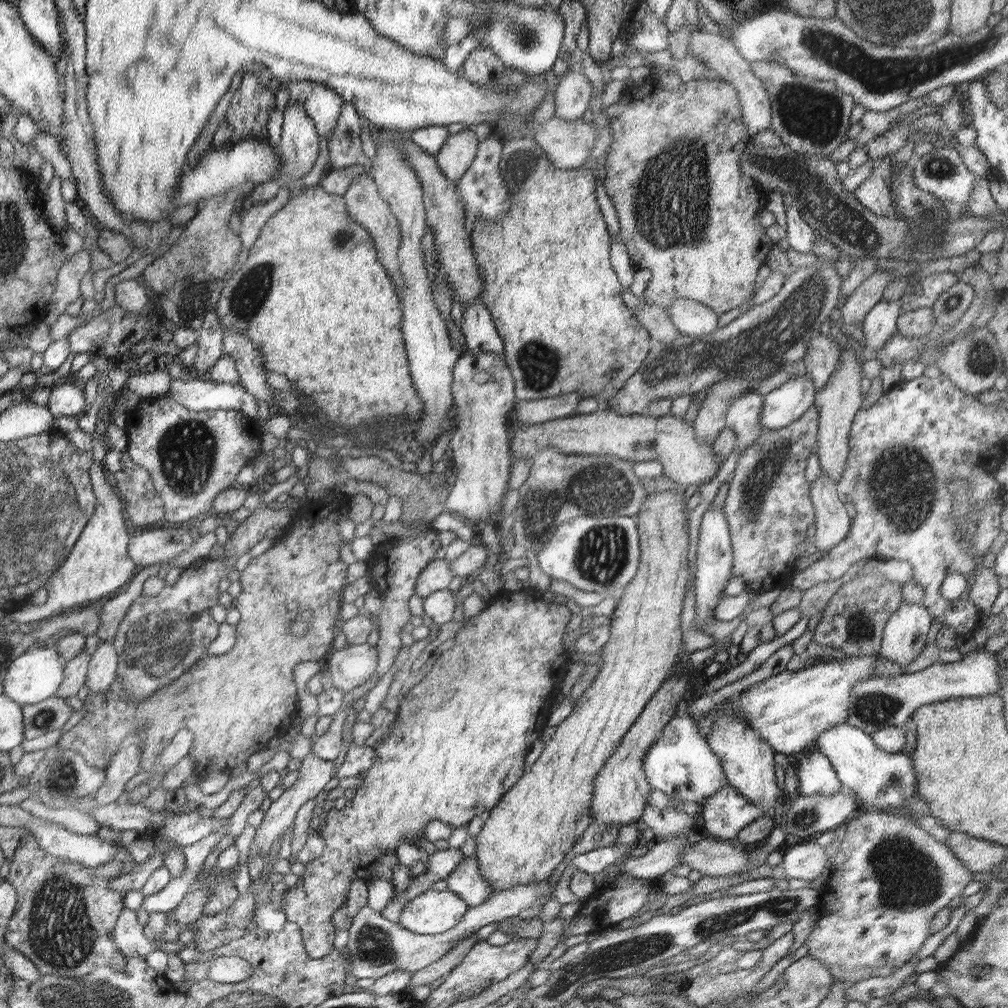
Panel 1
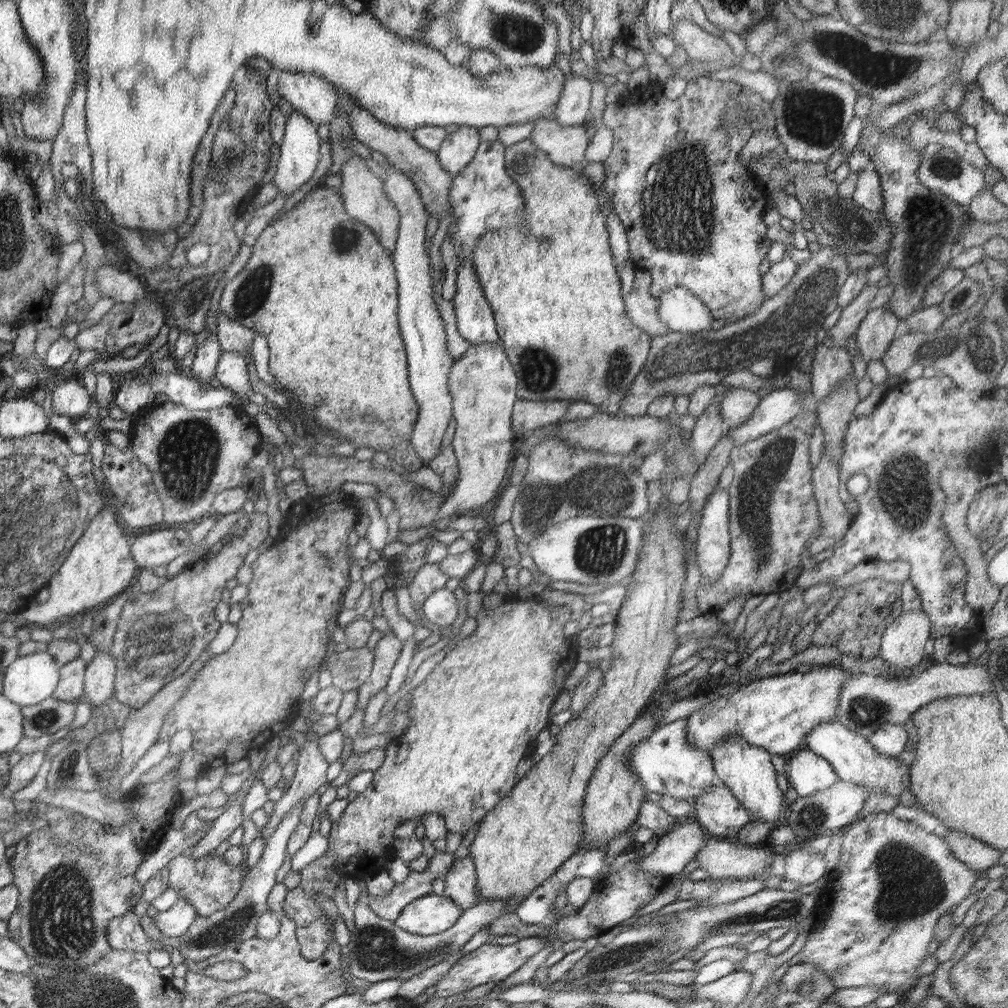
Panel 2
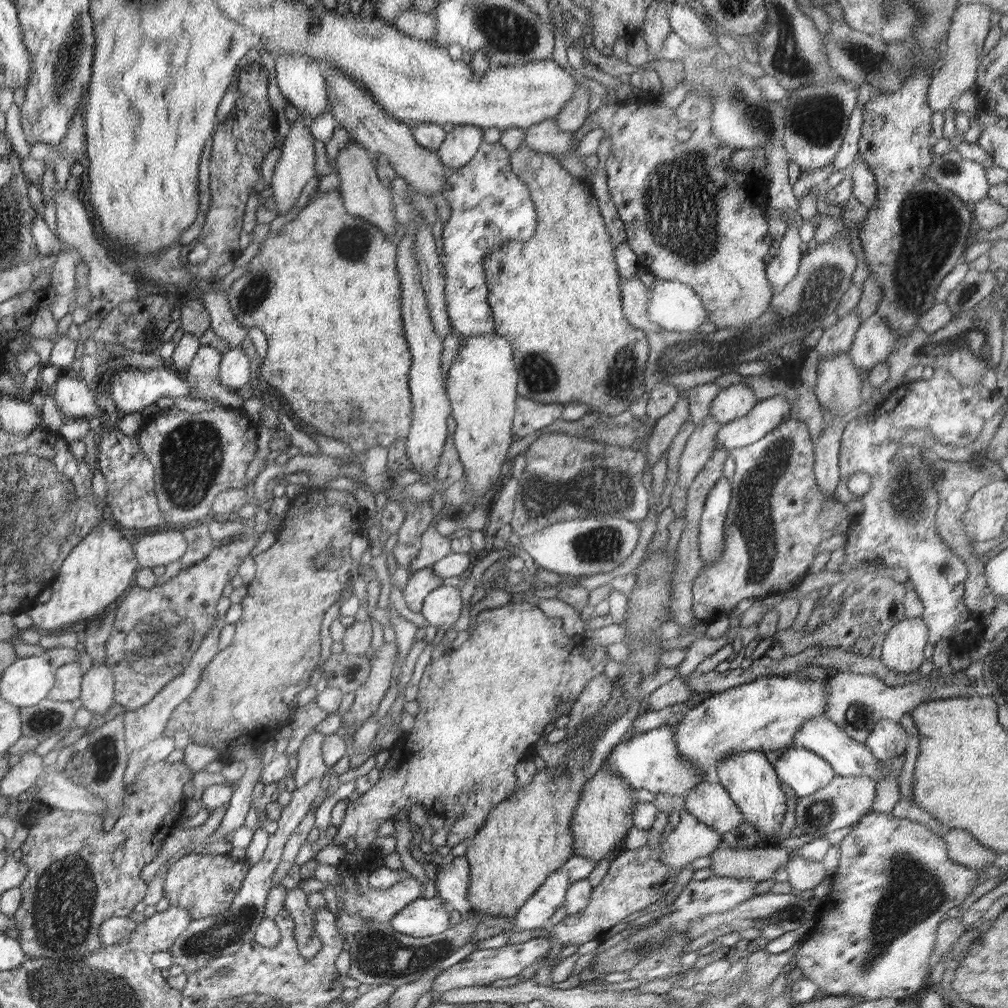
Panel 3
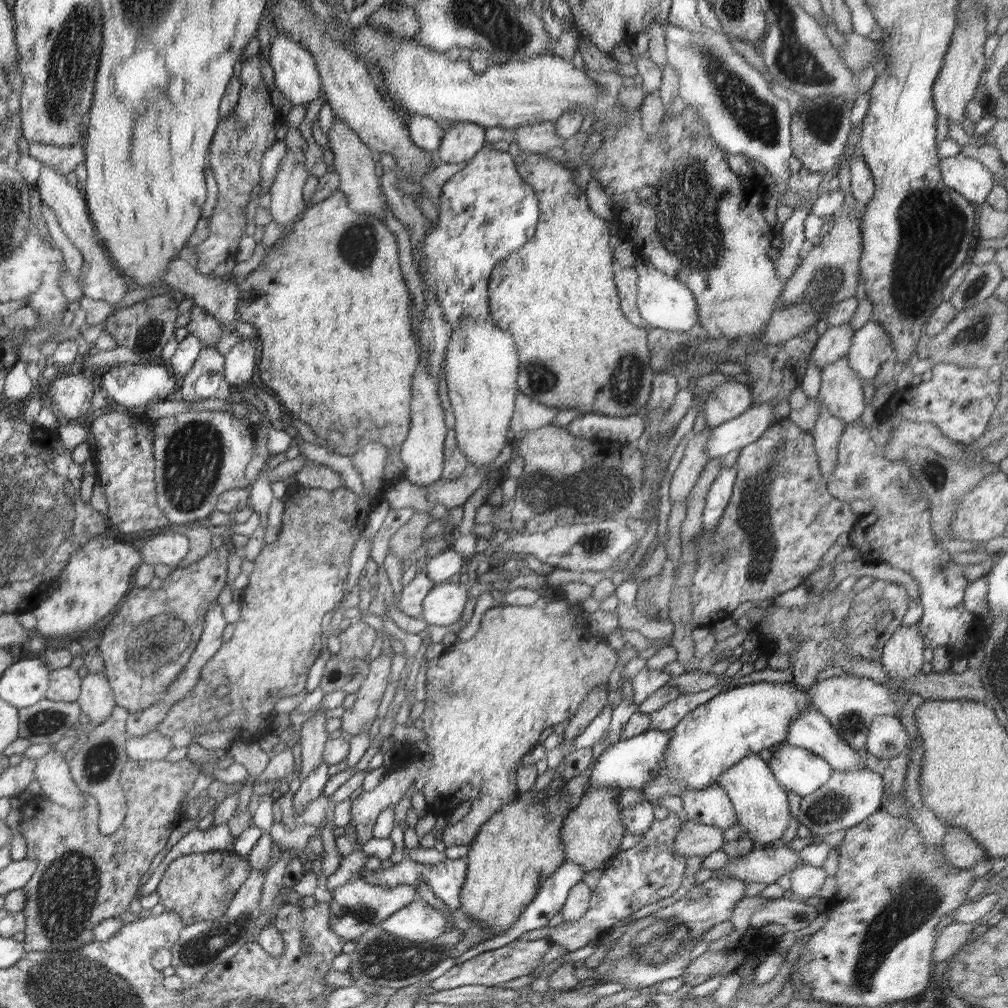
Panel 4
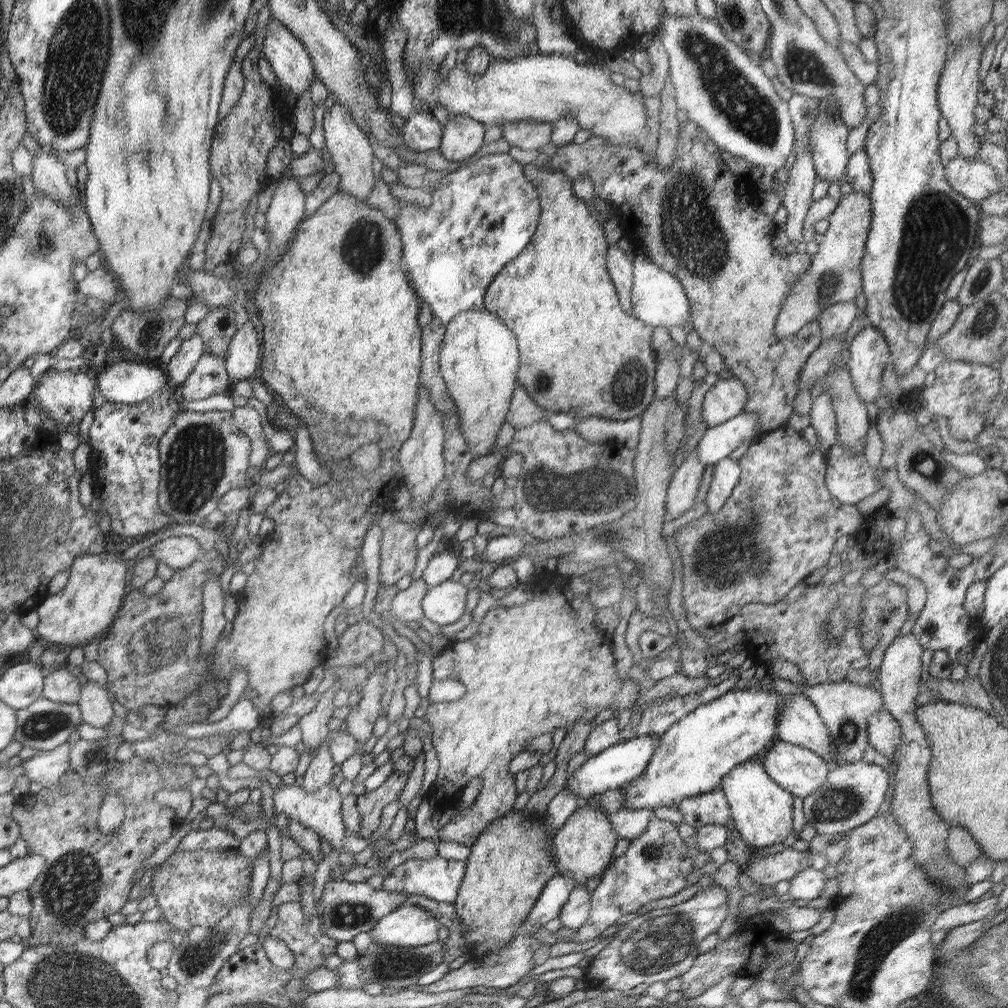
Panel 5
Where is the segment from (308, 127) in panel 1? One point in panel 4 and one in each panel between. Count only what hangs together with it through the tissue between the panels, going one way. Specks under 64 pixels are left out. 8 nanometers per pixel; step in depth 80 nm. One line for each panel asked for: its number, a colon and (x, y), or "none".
2: (300, 150)
3: (296, 166)
4: (287, 203)

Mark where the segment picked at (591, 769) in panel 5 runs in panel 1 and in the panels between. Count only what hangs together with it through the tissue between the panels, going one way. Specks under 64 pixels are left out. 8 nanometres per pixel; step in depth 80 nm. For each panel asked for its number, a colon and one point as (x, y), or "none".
1: (680, 763)
2: (666, 762)
3: (650, 760)
4: (632, 763)

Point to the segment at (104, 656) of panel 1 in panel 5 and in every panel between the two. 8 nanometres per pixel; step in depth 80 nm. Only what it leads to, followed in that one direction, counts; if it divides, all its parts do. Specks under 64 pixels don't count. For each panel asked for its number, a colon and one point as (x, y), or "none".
2: (99, 682)
3: (98, 684)
4: (97, 698)
5: (95, 701)

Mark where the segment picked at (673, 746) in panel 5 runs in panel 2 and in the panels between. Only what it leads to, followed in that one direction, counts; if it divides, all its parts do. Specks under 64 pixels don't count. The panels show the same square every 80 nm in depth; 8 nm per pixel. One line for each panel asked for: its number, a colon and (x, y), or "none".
2: (777, 712)
3: (764, 715)
4: (744, 720)

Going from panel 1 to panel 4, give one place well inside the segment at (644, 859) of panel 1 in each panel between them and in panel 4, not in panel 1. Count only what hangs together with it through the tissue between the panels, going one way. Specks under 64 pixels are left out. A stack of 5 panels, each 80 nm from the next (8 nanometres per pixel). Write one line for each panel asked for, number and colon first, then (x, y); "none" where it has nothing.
2: (679, 846)
3: (690, 839)
4: (693, 839)

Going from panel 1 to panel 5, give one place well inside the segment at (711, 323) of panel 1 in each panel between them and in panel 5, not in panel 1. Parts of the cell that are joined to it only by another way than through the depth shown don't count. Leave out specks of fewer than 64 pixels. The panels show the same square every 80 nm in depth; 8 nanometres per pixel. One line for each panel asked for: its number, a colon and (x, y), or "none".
2: (682, 311)
3: (675, 307)
4: (664, 302)
5: (658, 299)

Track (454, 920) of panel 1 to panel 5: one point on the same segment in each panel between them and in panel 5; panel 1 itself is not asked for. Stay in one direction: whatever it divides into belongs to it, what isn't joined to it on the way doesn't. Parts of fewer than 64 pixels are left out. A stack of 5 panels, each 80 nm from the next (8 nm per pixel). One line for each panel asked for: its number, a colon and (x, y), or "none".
2: (431, 914)
3: (424, 917)
4: (418, 922)
5: (409, 925)

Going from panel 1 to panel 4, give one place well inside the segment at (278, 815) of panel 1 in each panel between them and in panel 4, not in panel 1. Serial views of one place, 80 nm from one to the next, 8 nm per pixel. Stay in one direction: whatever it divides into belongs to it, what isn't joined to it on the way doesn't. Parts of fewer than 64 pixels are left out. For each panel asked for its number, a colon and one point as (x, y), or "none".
2: (311, 773)
3: (311, 766)
4: (314, 735)

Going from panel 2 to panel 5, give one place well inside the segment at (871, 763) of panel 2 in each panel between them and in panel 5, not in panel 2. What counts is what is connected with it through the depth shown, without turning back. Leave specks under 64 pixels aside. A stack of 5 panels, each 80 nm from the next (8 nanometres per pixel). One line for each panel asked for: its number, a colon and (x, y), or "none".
3: (847, 757)
4: (811, 730)
5: (800, 723)

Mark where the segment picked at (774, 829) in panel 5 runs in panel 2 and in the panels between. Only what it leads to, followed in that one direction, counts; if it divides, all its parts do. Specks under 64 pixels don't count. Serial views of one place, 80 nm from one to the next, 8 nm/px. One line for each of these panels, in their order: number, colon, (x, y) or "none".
2: (747, 770)
3: (749, 777)
4: (761, 803)

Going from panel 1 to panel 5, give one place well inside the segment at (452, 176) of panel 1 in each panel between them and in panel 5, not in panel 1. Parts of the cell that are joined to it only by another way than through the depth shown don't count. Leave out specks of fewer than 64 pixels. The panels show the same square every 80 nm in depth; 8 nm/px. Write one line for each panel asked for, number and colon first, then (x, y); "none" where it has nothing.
2: (459, 148)
3: (460, 145)
4: (462, 140)
5: (462, 137)

